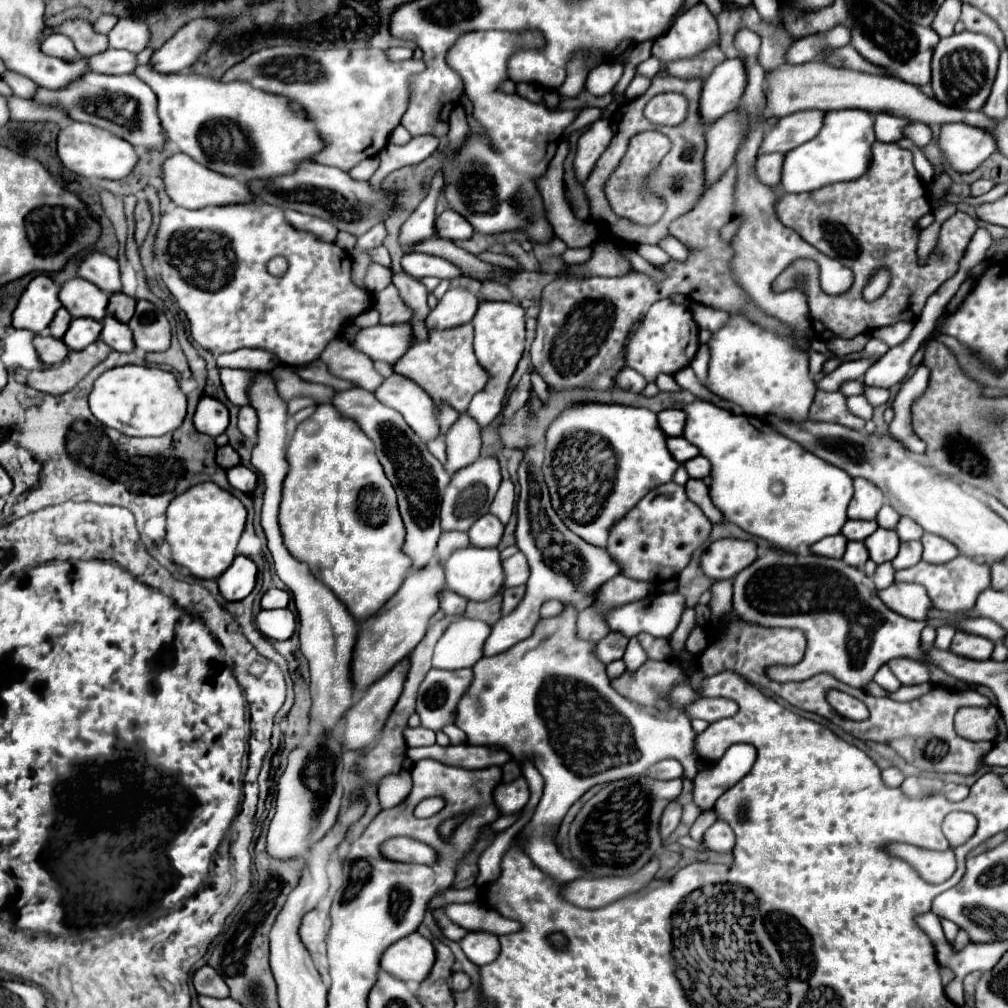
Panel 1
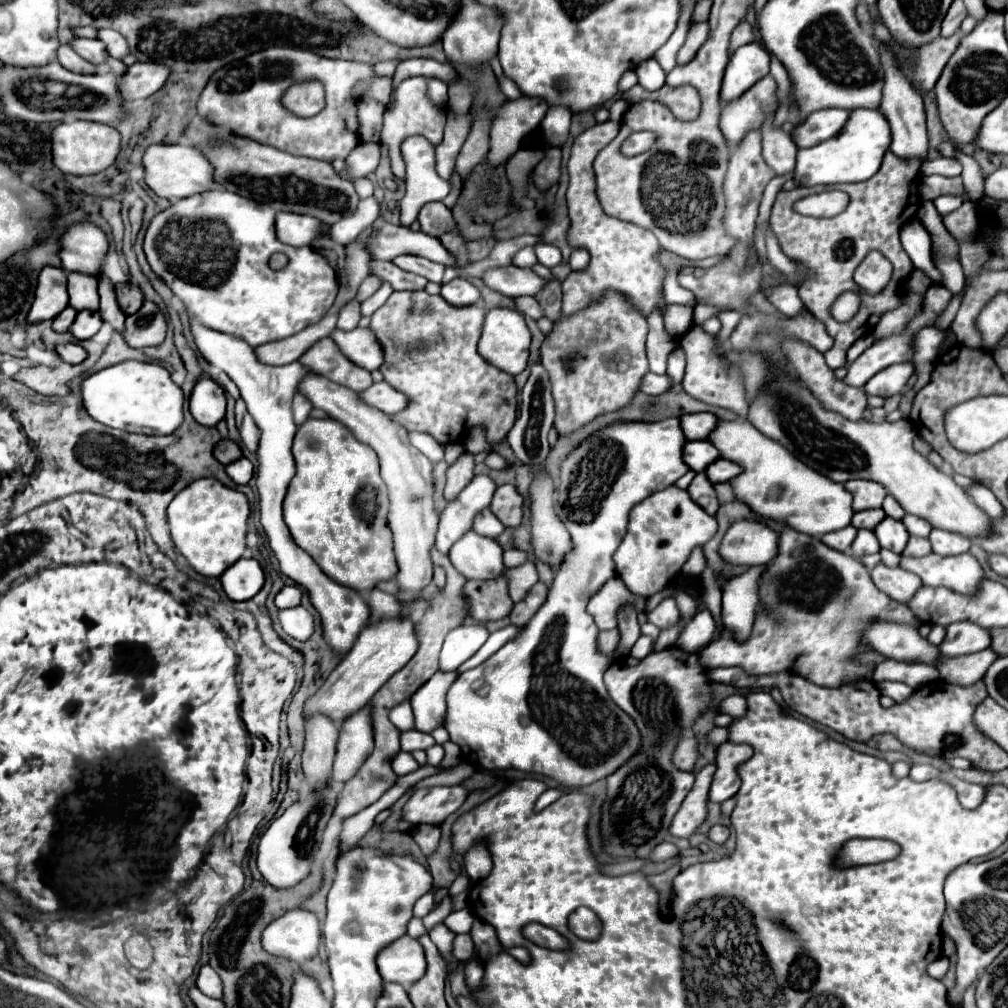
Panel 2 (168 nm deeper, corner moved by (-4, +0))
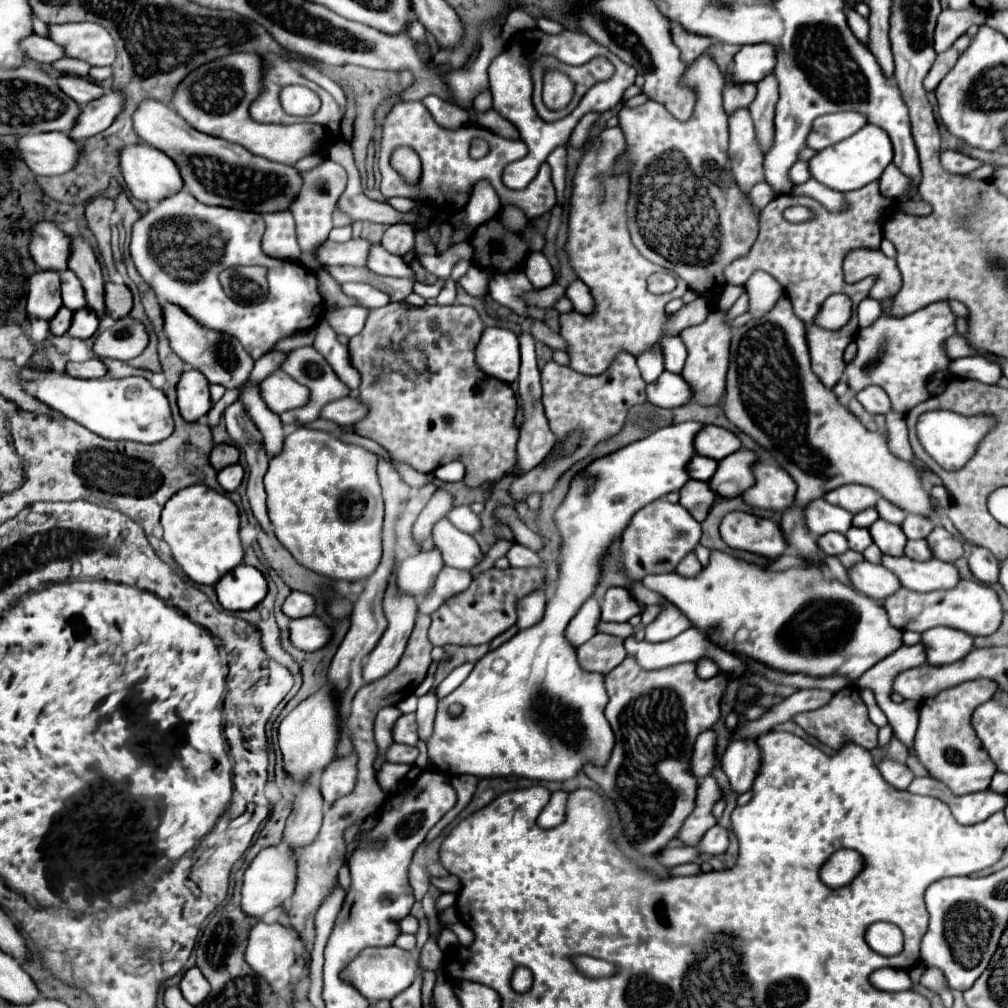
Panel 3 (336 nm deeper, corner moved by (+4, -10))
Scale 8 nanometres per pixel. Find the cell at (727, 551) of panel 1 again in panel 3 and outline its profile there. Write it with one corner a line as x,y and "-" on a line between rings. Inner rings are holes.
730,512
720,524
720,534
730,548
748,550
766,558
778,558
788,544
774,520
746,512

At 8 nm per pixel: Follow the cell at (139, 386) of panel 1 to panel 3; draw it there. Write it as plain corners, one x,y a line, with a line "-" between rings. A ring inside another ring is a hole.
36,364
28,366
28,370
30,370
28,382
32,384
32,390
26,388
26,392
30,392
34,398
44,402
52,410
58,410
66,418
82,424
84,428
88,428
90,432
94,432
94,434
98,434
102,438
108,438
108,440
134,440
134,442
142,442
142,444
154,444
154,442
166,440
174,432
174,420
172,420
168,398
164,396
162,390
156,390
146,378
120,378
120,380
116,380
116,378
92,378
92,380
80,380
80,378
70,376
70,374
54,374
54,370
48,370
48,368
42,368
42,366
36,366

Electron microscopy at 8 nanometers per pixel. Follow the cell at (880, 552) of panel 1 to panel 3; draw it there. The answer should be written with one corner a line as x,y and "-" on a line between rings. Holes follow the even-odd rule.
878,518
876,524
872,524
868,530
874,544
882,550
882,554
890,554
890,556
904,554
904,544
907,543
908,538
904,536
900,526
888,524
882,518

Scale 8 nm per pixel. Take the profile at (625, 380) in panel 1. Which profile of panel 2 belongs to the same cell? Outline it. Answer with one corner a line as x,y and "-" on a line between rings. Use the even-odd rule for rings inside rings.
648,372
644,376
644,382
640,384
640,392
644,392
644,394
662,394
668,388
670,388
670,378
658,376
658,374
652,374
652,372

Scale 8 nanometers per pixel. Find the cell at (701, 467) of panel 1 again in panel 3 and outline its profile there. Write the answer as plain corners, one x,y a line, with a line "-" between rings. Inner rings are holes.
738,450
736,454
720,460
716,474
710,480
710,488
726,498
744,494
754,484
752,466
758,462
758,454
752,450

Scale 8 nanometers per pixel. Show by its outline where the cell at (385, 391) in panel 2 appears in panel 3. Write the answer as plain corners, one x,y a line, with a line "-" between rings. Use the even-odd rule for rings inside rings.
348,396
326,404
320,412
320,418
336,422
340,426
352,426
364,416
366,416
366,406
360,404
356,398
348,398

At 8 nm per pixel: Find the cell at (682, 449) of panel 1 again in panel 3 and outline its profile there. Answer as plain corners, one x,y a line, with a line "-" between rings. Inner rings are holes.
696,454
696,456
690,460
690,464
688,464
688,474
690,474
690,478
694,478
694,480
704,480
704,482
708,482
708,480
714,476
716,468
718,468
718,460
712,460
712,458
706,458
706,456

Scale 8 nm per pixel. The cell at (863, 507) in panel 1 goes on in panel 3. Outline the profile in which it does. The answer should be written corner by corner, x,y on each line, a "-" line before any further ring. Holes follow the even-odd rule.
846,484
846,486
834,488
832,492
828,492
824,496
824,500
828,500
830,504
838,504
842,508
848,508
852,514
874,506
878,498
880,496
874,488
862,486
862,484

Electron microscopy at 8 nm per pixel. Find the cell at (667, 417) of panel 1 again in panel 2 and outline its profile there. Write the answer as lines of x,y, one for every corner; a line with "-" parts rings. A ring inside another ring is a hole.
700,412
700,414
684,414
684,418
680,418
682,424
682,432
688,440
704,440
708,438
708,434
714,430
718,418
710,412

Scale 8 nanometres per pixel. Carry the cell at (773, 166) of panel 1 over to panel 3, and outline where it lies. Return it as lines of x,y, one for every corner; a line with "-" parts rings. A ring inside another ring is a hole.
766,76
764,80
756,82
756,88
758,94
754,102
748,106
748,110
752,114
762,152
768,152
774,138
774,110
778,102
778,80
776,76

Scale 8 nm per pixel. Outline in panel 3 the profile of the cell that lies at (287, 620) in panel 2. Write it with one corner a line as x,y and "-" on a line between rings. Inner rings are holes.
304,616
290,620
290,640
296,648
316,652
324,648
332,638
332,630
316,616

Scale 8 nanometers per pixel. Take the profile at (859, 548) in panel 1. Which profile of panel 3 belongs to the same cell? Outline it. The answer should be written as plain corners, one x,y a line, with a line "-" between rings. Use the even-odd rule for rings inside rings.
852,526
848,532
846,532
846,538
848,538
848,546
856,552
864,552
870,544
872,544
872,536
866,528
856,528

